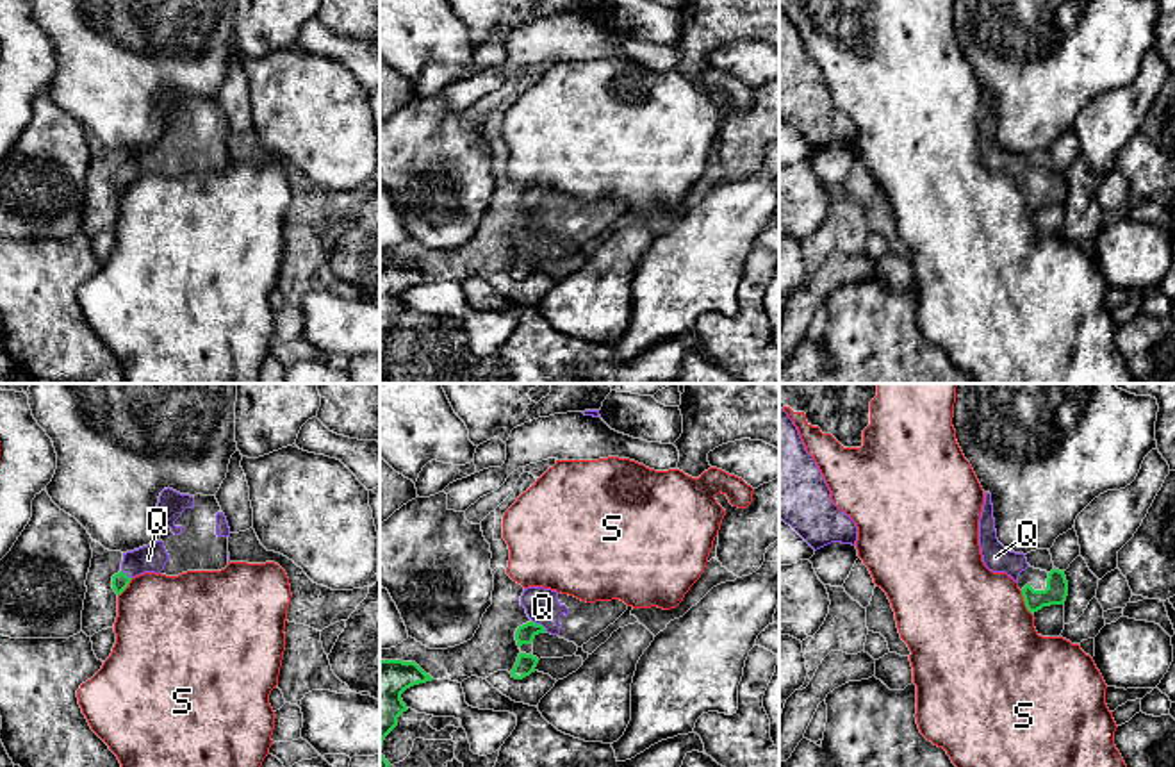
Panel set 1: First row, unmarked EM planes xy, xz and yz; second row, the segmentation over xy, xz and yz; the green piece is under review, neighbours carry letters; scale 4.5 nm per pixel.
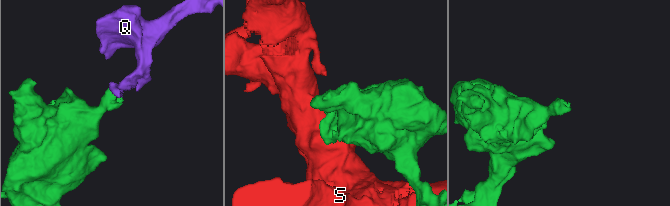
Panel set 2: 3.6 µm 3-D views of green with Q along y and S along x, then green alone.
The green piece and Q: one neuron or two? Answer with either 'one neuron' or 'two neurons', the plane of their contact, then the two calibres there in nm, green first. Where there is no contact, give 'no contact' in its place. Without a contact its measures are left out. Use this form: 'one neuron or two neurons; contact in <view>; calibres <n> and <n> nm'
one neuron; contact in xz; calibres 90 and 160 nm

